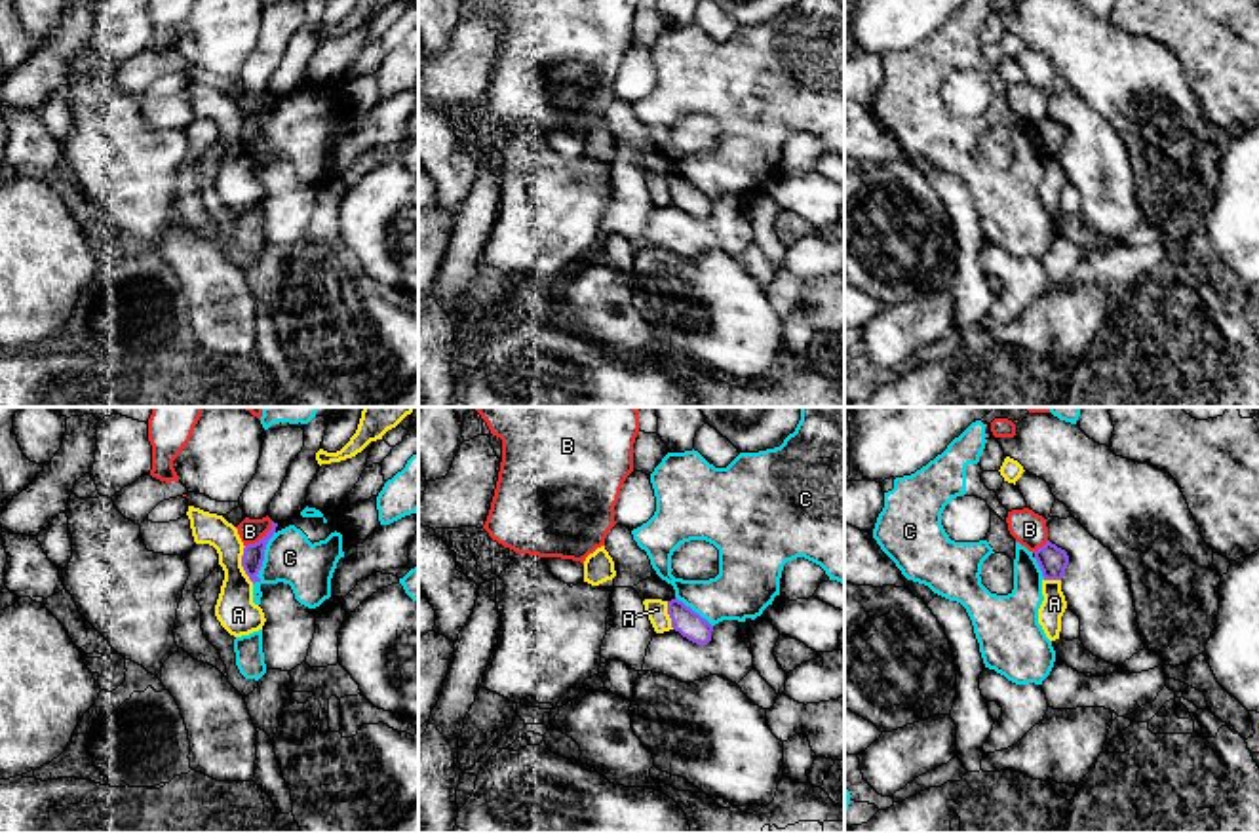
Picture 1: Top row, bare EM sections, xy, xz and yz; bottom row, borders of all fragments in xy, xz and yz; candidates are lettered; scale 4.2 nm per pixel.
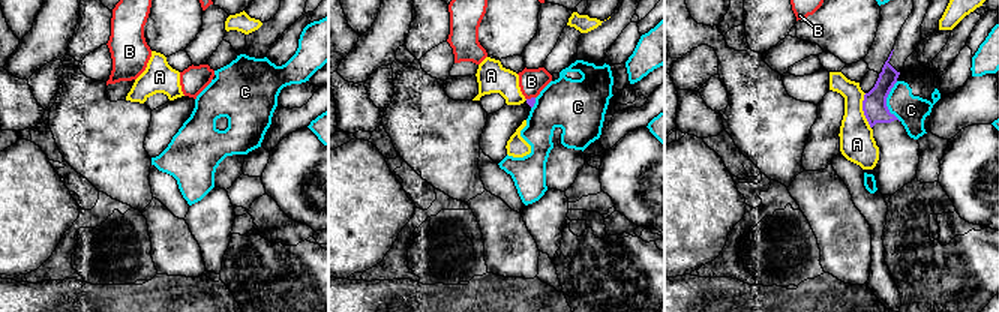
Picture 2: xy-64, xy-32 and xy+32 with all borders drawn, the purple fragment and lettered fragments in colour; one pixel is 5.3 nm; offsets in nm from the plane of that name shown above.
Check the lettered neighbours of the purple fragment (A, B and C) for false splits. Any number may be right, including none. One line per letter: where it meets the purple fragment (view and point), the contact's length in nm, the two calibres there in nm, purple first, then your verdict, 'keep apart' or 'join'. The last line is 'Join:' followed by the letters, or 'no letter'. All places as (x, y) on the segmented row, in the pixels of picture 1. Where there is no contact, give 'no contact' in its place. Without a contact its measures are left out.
A: xy (242, 565) | 170 nm | 100/170 nm | keep apart
B: xy (263, 537) | 160 nm | 100/100 nm | keep apart
C: xy (263, 558) | 240 nm | 100/220 nm | keep apart
Join: no letter

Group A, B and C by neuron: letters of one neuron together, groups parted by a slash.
A / B / C

